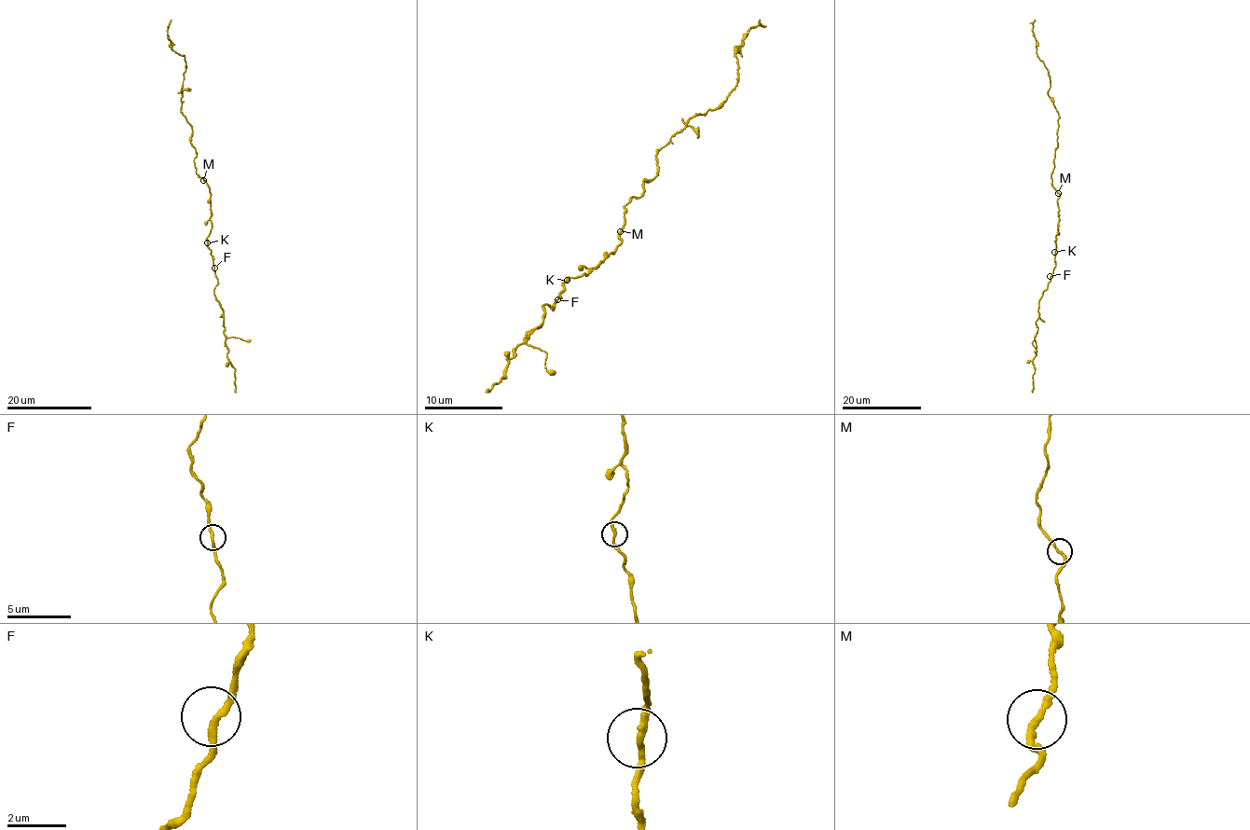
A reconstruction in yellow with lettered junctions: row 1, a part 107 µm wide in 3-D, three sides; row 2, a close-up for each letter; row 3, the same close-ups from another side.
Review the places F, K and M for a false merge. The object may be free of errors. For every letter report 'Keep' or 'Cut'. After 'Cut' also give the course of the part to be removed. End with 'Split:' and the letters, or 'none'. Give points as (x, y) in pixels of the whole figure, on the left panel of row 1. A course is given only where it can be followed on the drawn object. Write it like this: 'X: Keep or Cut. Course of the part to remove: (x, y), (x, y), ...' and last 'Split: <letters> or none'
F: Keep
K: Keep
M: Keep
Split: none

